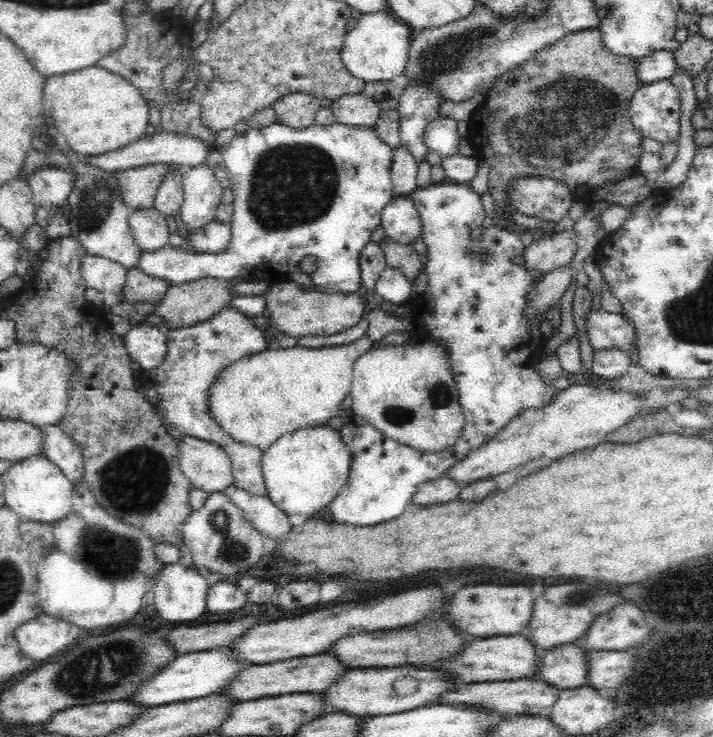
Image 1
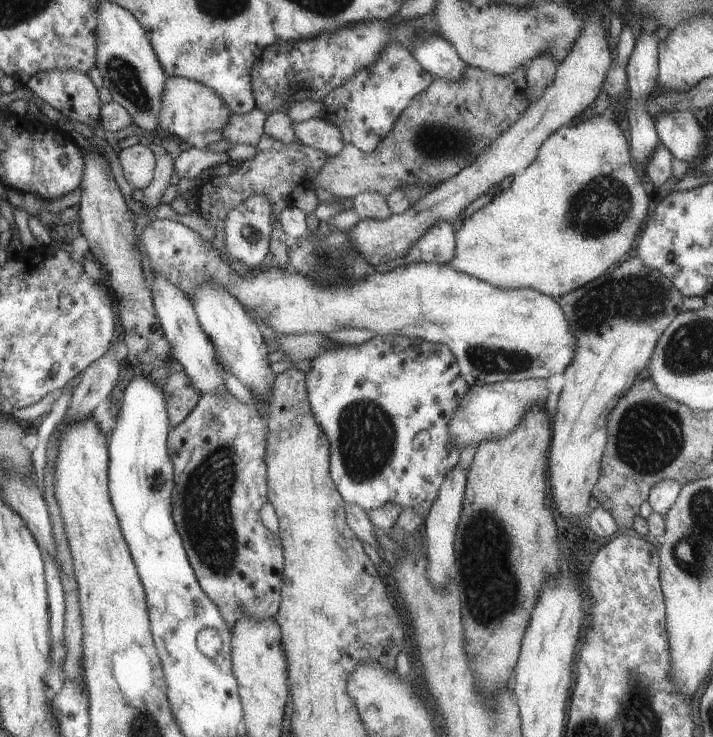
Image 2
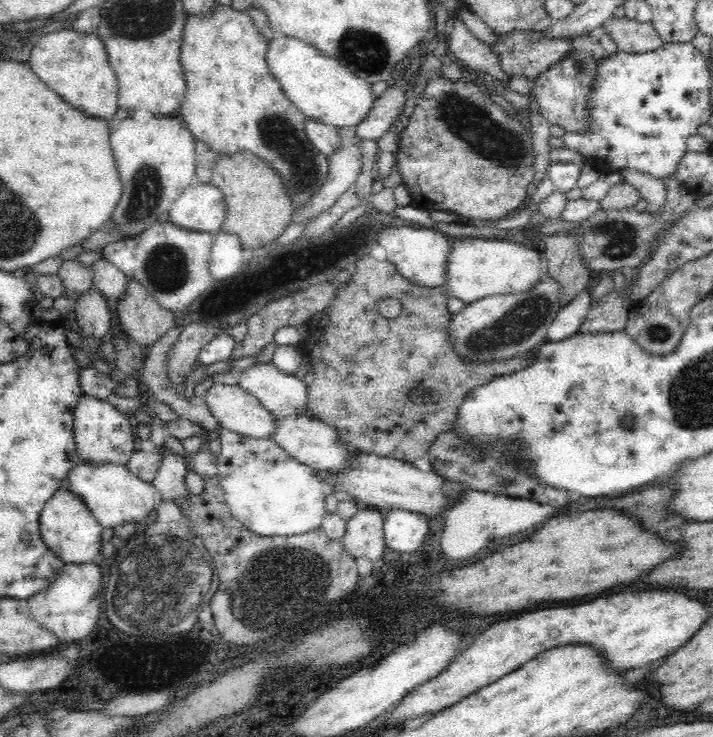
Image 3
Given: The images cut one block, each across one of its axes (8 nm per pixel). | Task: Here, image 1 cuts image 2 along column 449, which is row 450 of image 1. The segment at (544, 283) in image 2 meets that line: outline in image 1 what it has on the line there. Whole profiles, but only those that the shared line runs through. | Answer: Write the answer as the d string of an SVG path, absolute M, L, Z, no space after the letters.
M364 332L351 343L324 346L320 350L296 346L266 348L242 355L225 366L209 384L207 413L232 442L258 447L264 453L280 436L323 426L338 415L338 406L349 394L353 364L370 348L373 343Z

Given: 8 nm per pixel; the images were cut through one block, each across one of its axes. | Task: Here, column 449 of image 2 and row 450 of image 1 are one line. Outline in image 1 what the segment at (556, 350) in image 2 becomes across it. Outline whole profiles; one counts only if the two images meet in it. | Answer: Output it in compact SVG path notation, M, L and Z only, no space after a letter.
M328 424L286 433L263 453L262 472L268 497L288 516L324 511L345 485L350 462L351 454L341 432Z

